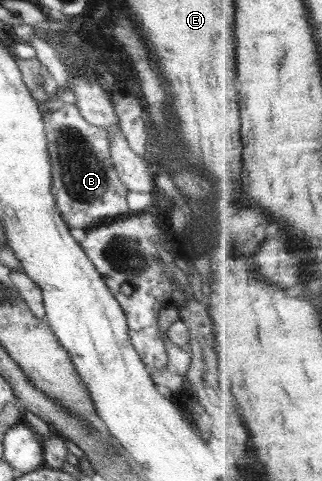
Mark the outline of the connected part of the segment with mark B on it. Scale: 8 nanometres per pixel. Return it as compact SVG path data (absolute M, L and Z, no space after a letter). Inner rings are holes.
M73 104L42 113L50 158L52 195L67 228L93 229L113 218L130 214L125 202L128 188L119 180L110 157L110 138L102 128L91 126Z

